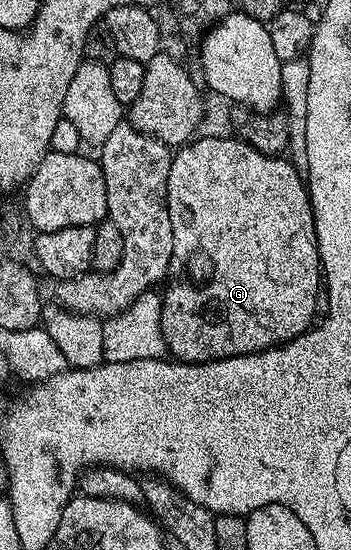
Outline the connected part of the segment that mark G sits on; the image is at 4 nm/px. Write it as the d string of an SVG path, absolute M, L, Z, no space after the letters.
M221 135L201 138L194 138L176 148L171 161L171 173L167 177L167 205L171 217L173 252L169 262L167 282L164 284L165 291L163 290L161 295L161 324L168 354L182 363L209 363L212 359L255 355L268 347L280 347L282 343L299 337L304 331L314 326L313 314L317 311L317 294L320 296L323 291L321 258L317 248L313 206L309 200L309 188L302 172L298 171L288 158L259 153L239 138L224 139Z

